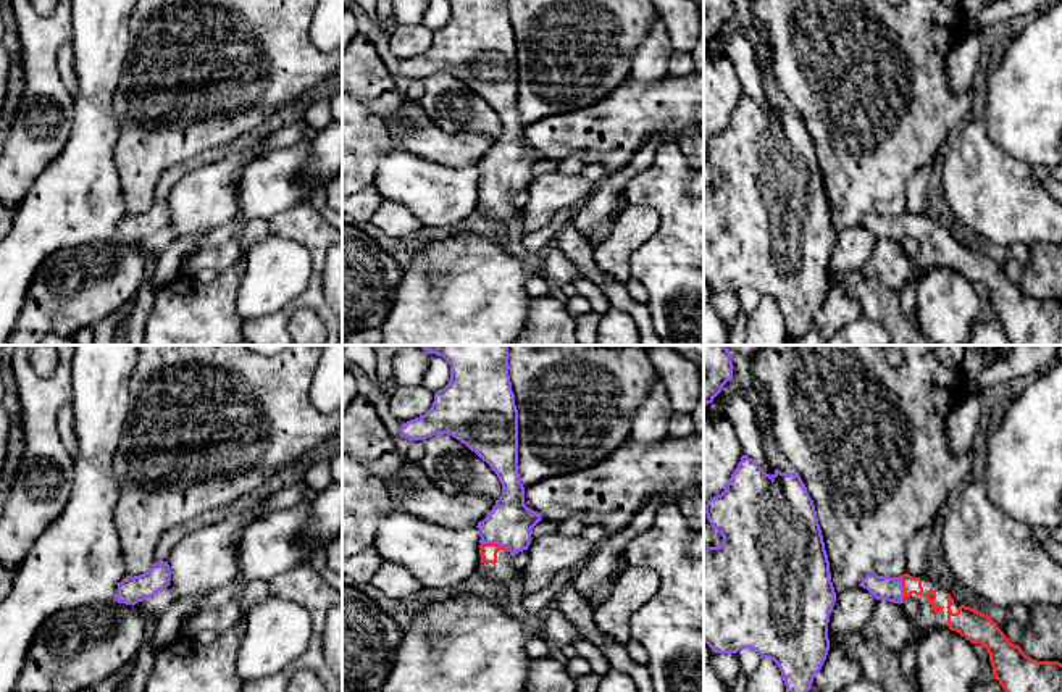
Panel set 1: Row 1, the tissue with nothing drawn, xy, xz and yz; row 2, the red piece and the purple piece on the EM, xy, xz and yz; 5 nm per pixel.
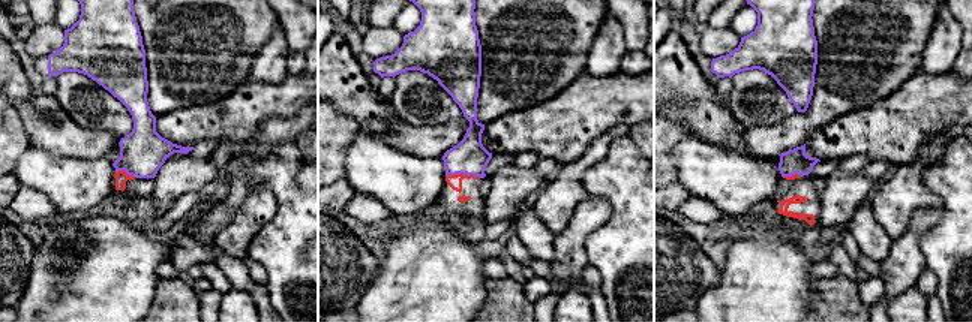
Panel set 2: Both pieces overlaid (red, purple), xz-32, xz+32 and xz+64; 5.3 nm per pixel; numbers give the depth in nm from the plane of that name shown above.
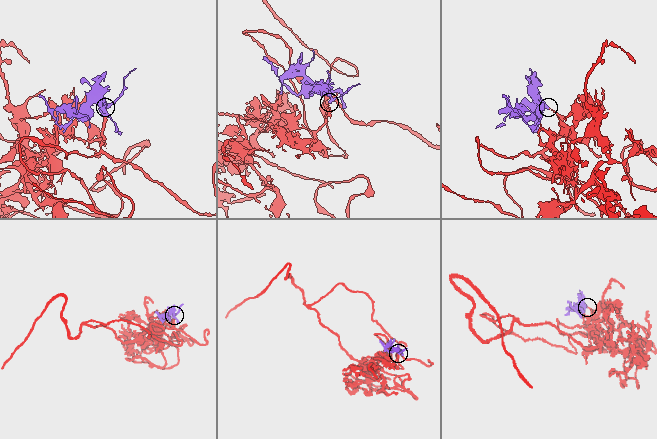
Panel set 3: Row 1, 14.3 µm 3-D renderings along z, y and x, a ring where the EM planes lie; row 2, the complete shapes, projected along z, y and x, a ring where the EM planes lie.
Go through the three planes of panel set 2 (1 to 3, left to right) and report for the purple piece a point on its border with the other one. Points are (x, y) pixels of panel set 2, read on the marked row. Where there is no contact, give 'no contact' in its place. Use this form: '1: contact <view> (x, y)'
1: contact xz-32 (125, 172)
2: contact xz+32 (462, 174)
3: contact xz+64 (792, 175)

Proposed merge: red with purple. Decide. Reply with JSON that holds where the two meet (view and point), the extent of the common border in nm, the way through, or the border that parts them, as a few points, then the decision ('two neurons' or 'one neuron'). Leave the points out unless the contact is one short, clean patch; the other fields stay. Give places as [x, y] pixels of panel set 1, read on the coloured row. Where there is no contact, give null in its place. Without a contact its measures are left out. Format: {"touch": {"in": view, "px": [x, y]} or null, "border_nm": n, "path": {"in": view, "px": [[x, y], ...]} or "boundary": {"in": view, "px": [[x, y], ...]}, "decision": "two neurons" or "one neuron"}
{"touch": {"in": "xz", "px": [494, 542]}, "border_nm": 150, "path": {"in": "xz", "px": [[486, 550], [494, 542], [510, 523]]}, "decision": "one neuron"}

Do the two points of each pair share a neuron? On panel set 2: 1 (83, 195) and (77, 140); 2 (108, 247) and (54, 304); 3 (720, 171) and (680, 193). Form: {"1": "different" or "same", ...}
{"1": "different", "2": "same", "3": "different"}

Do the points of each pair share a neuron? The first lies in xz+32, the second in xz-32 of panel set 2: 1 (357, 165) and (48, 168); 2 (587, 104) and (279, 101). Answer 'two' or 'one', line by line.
1: one
2: one

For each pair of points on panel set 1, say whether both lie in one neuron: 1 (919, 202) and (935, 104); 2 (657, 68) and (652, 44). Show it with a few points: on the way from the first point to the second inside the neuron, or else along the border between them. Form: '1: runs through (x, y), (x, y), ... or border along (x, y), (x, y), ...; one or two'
1: border along (932, 168), (922, 168), (909, 179), (907, 202); two
2: runs through (652, 62), (652, 50); one

